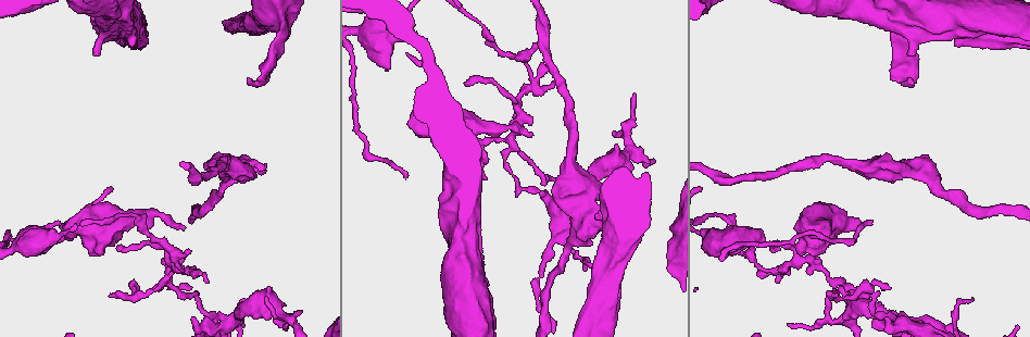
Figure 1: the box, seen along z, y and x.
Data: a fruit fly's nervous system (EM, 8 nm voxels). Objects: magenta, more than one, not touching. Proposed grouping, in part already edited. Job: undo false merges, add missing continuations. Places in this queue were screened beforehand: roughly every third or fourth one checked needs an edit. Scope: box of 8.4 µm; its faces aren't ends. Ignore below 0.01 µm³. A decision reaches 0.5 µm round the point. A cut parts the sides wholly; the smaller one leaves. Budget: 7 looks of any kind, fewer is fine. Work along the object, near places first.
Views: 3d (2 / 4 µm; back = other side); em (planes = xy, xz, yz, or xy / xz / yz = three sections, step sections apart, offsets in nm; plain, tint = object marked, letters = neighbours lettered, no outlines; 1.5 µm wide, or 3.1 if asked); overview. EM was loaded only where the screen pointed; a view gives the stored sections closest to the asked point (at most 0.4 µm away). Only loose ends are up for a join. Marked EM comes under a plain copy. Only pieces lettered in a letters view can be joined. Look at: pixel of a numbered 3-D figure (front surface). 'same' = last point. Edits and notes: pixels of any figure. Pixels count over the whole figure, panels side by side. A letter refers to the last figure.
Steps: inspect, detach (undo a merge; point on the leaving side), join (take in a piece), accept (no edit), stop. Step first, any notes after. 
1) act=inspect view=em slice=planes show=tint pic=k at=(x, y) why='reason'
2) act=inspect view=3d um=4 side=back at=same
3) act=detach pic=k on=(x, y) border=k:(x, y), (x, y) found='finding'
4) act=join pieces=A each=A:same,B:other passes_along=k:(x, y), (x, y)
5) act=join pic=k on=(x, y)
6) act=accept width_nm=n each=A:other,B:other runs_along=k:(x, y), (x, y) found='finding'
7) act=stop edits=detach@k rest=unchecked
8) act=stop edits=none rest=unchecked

act=inspect view=3d um=4 pic=1 at=(183, 229) why='an open end'

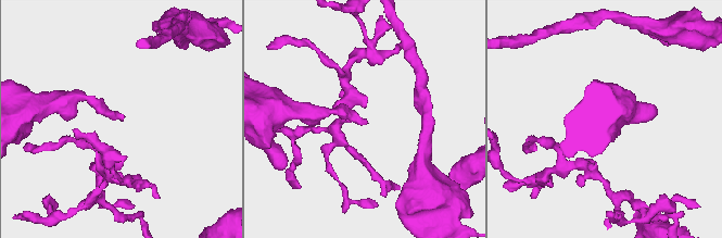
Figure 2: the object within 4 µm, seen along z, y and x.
act=inspect view=em slice=planes show=letters pic=2 at=(365, 124)

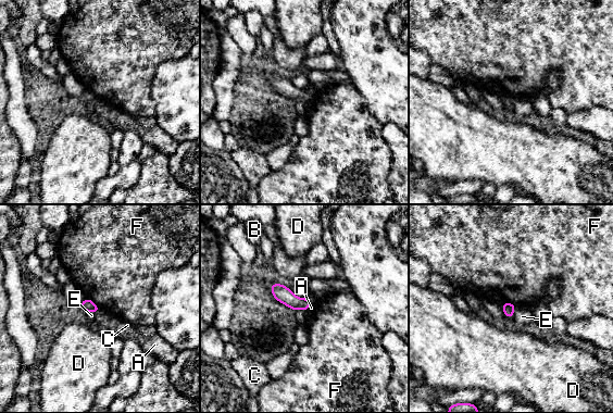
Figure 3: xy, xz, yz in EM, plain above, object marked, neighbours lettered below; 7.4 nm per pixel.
act=join pieces=A longest_contact=F:140nm each=A:same,B:other,C:other,D:other,E:other,F:other found='it goes on there'

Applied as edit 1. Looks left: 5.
act=inspect view=em um=3.1 slice=planes show=letters pic=1 at=(230, 317) why='abrupt turn'

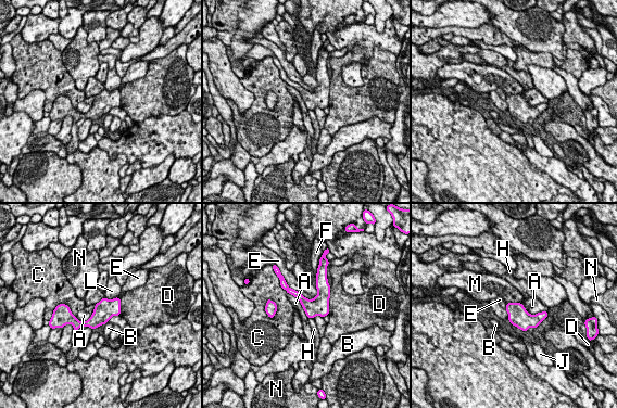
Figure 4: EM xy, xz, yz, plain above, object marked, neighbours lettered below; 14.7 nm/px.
act=accept each=A:other,B:other,C:other,D:other,E:other,F:other,H:other,J:other,L:other,M:other,N:other border=4:(520, 303), (530, 314), (546, 311) found='all the same cell'

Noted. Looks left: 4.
act=inspect view=3d um=2 pic=1 at=(249, 79)

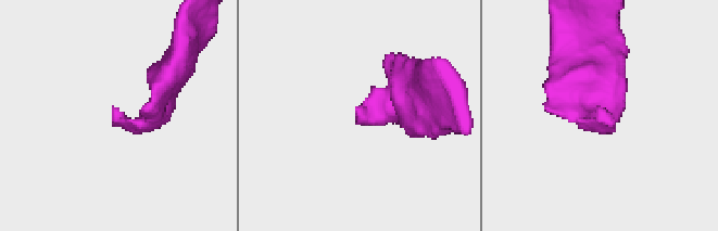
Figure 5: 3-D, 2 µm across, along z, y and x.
act=inspect view=em slice=planes show=letters pic=5 at=(118, 108) why='need the tissue'

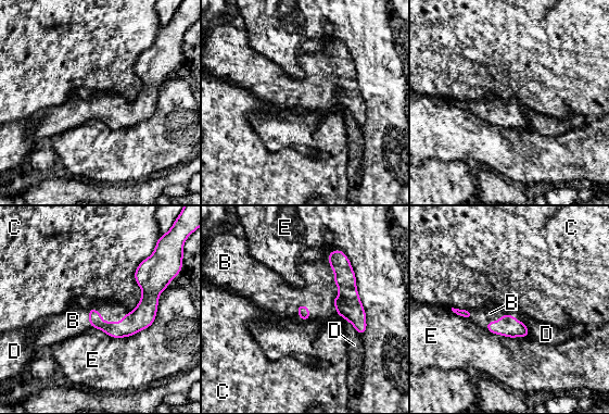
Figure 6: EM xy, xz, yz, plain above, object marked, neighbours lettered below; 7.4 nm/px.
act=join pieces=B each=B:same,C:other,D:other,E:other found='the cell continues'

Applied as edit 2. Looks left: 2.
act=stop edits=join@3,join@6 rest=unchecked

